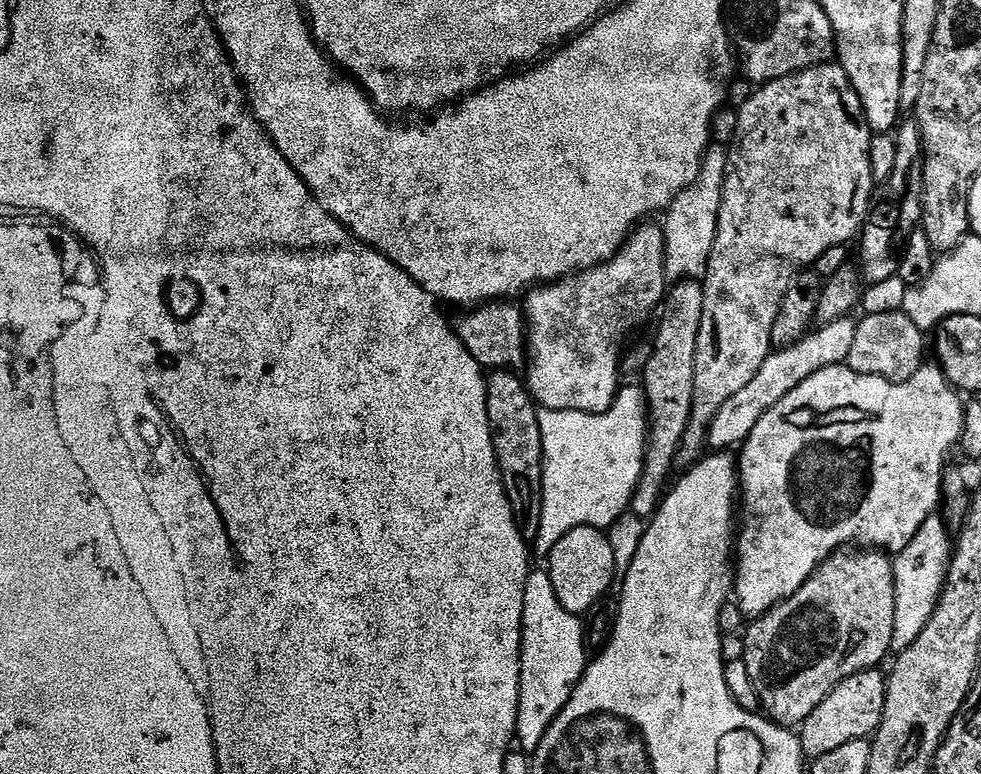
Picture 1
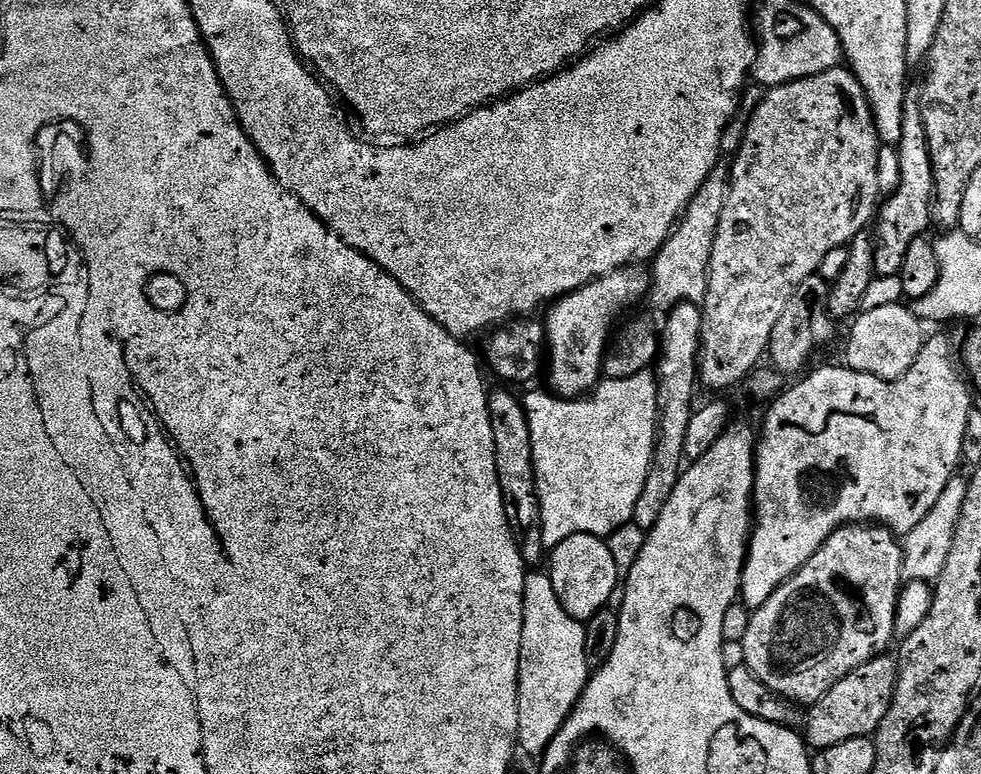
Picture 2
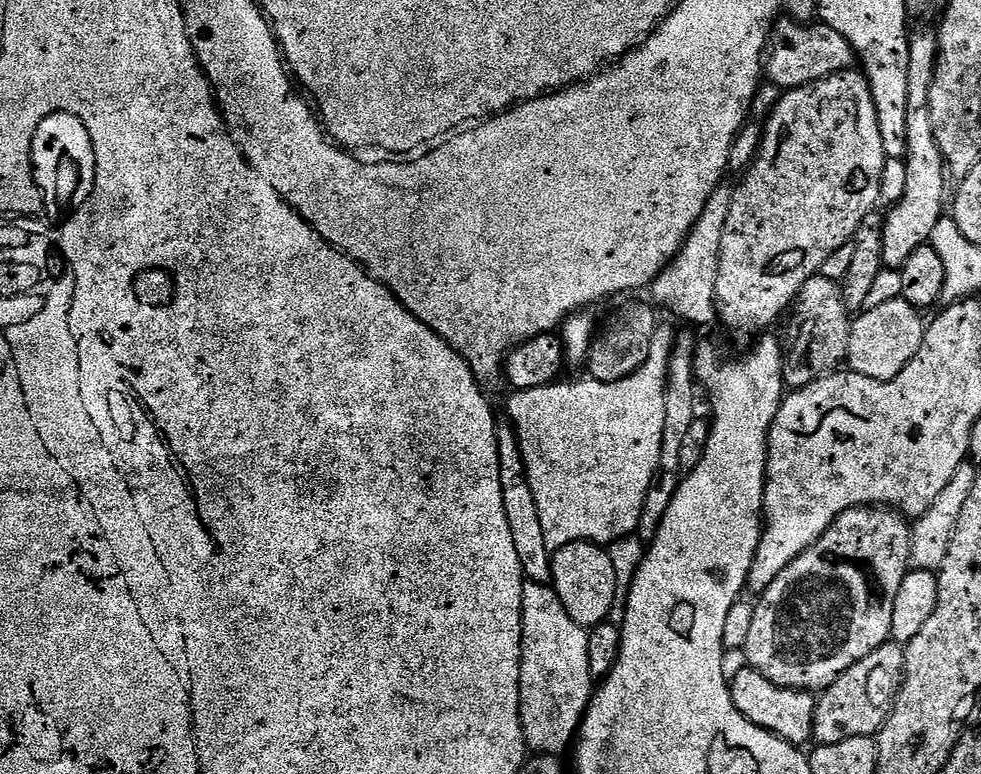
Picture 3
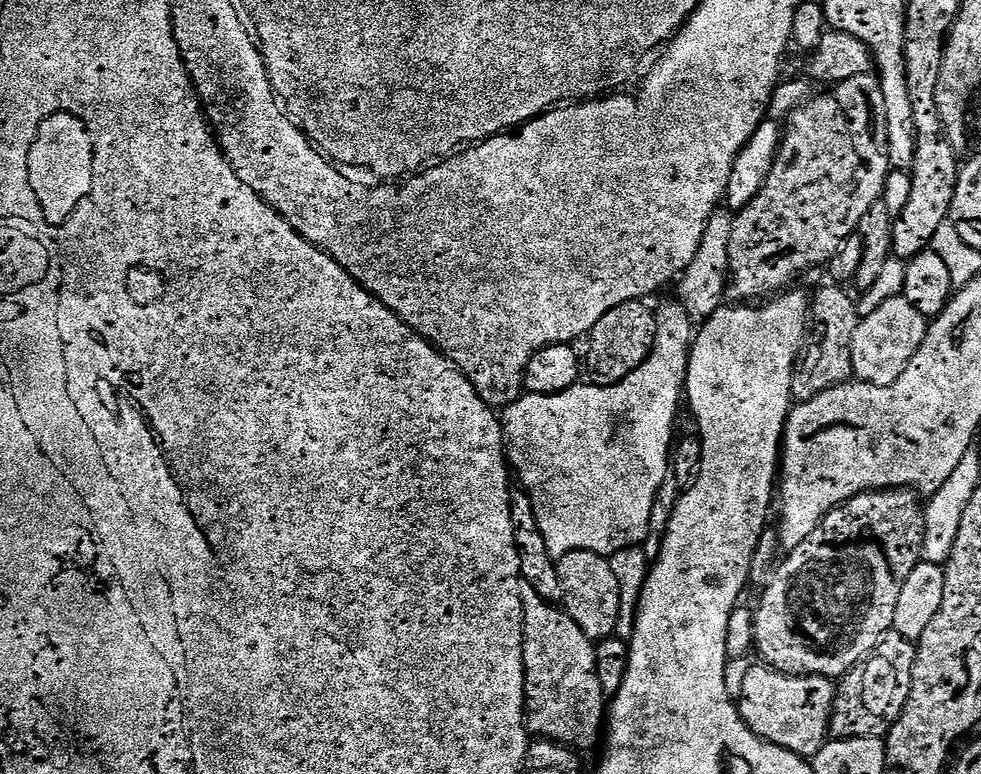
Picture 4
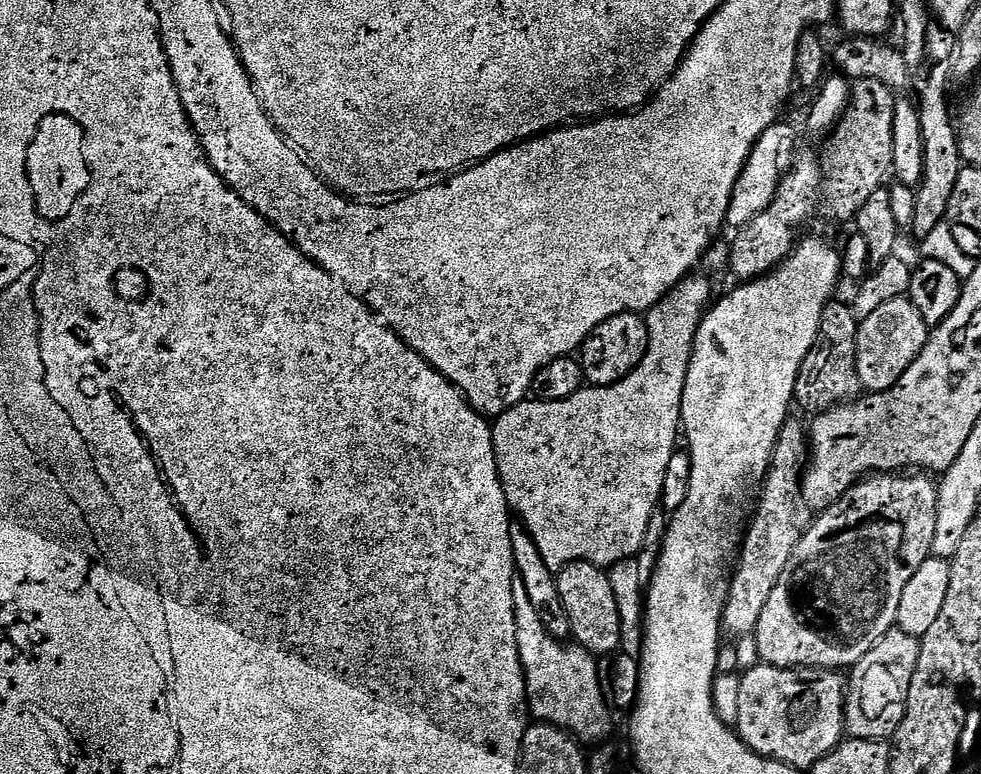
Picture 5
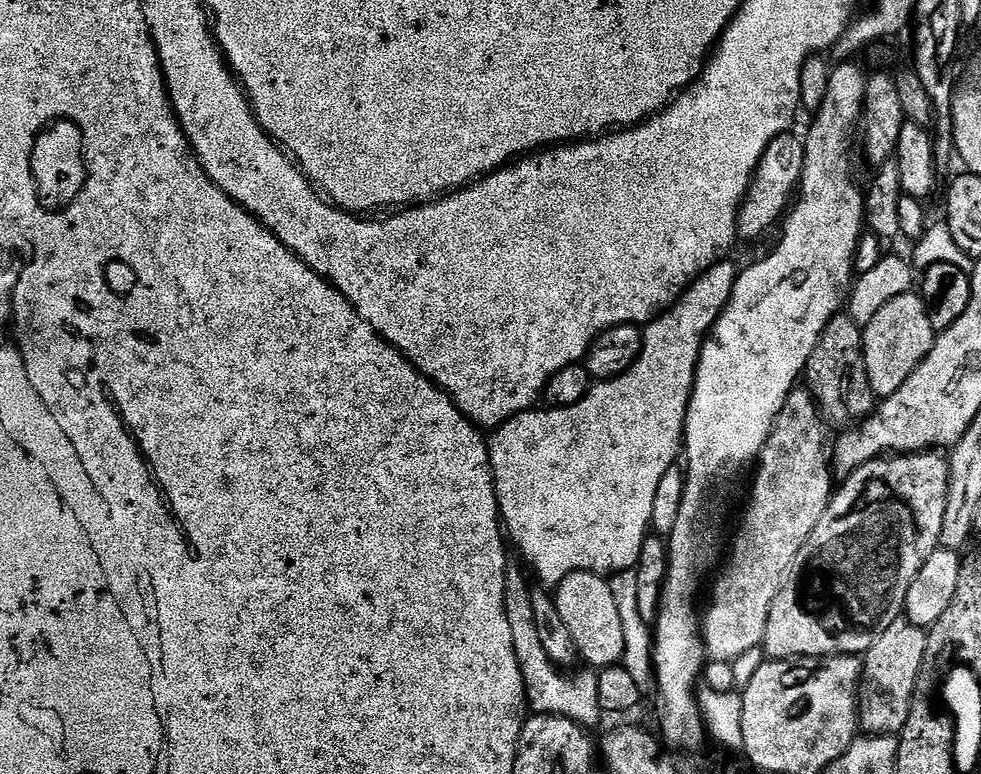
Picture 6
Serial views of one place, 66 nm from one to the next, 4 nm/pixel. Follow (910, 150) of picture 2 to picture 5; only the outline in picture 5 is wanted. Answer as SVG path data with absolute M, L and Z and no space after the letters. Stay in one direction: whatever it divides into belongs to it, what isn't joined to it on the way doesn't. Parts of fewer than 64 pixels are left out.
M907 51L904 56L909 64L911 91L916 92L914 100L920 113L924 143L924 176L915 189L916 213L910 228L921 238L927 238L934 229L941 227L942 221L948 215L948 202L962 167L958 128L954 123L954 116L948 113L948 80L950 81L951 67L944 62L917 62L918 58Z

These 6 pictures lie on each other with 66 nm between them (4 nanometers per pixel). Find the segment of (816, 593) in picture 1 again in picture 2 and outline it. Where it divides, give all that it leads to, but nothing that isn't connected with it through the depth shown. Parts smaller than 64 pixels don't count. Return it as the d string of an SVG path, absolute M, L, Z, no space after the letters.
M871 522L845 524L836 533L840 536L840 546L826 546L826 566L846 576L848 580L852 580L864 590L868 618L866 622L862 622L862 628L864 628L862 636L852 636L854 640L842 640L842 646L838 646L832 658L828 658L820 666L814 666L814 672L798 672L798 680L833 680L837 684L858 666L881 655L887 649L884 647L897 635L896 604L902 587L904 558L901 541L889 528L877 526Z

